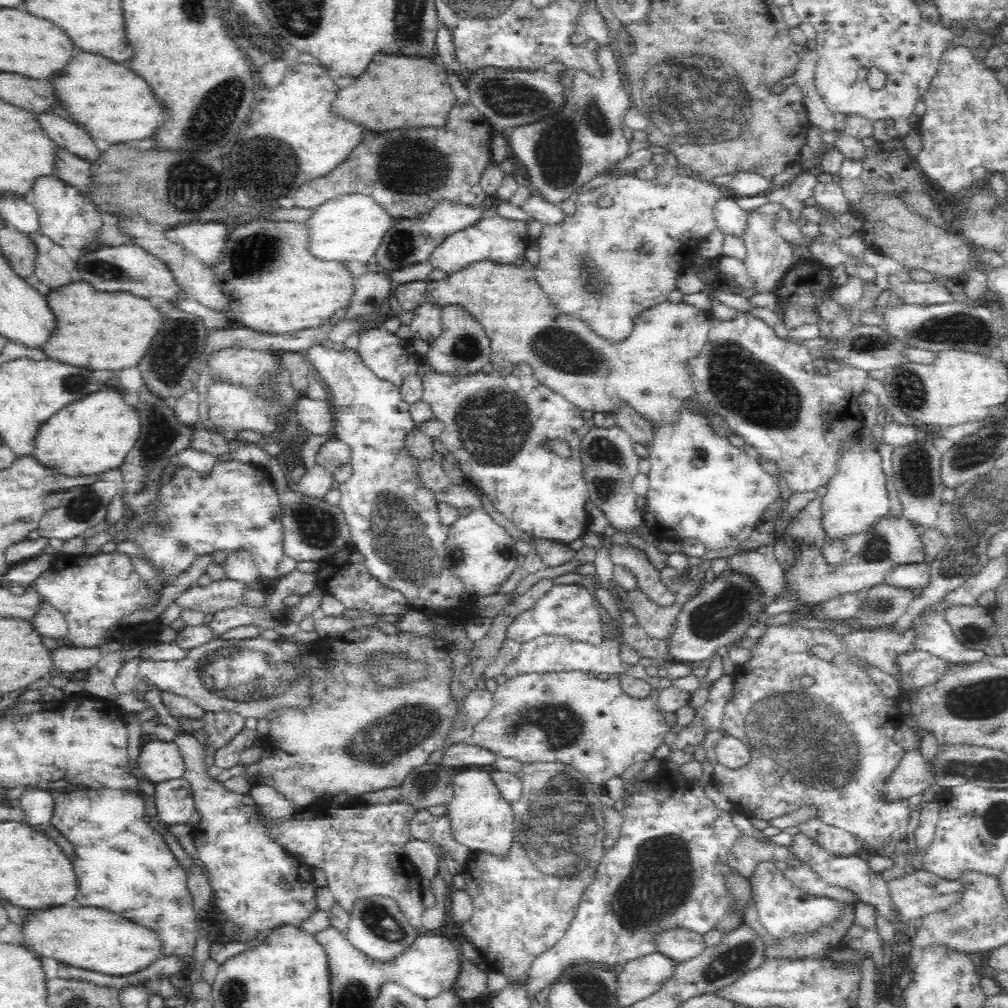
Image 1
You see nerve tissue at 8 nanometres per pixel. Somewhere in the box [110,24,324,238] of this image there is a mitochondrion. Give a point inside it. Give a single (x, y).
(214, 115)

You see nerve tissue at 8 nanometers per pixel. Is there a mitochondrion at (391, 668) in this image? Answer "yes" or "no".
yes

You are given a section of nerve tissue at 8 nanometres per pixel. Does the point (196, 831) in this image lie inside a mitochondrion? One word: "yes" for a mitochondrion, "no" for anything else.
no

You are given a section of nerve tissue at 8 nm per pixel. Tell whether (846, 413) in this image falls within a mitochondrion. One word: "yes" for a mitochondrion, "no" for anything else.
no

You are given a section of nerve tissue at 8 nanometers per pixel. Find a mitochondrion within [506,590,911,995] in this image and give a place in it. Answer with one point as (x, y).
(802, 736)

